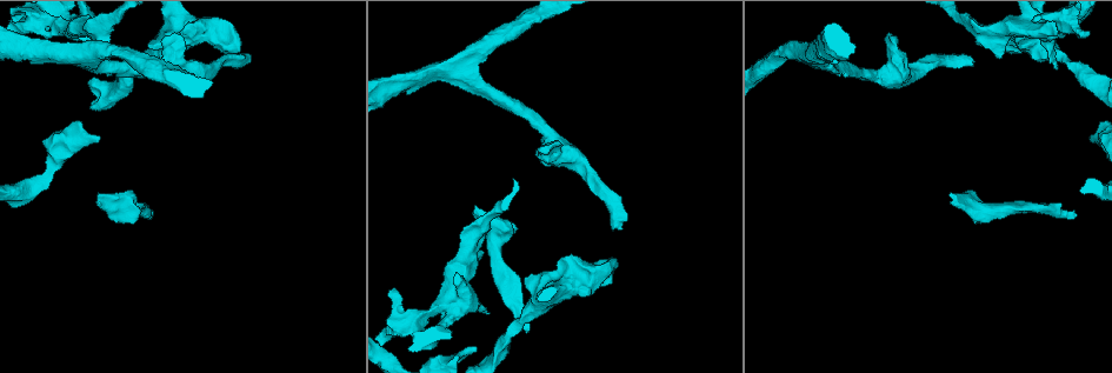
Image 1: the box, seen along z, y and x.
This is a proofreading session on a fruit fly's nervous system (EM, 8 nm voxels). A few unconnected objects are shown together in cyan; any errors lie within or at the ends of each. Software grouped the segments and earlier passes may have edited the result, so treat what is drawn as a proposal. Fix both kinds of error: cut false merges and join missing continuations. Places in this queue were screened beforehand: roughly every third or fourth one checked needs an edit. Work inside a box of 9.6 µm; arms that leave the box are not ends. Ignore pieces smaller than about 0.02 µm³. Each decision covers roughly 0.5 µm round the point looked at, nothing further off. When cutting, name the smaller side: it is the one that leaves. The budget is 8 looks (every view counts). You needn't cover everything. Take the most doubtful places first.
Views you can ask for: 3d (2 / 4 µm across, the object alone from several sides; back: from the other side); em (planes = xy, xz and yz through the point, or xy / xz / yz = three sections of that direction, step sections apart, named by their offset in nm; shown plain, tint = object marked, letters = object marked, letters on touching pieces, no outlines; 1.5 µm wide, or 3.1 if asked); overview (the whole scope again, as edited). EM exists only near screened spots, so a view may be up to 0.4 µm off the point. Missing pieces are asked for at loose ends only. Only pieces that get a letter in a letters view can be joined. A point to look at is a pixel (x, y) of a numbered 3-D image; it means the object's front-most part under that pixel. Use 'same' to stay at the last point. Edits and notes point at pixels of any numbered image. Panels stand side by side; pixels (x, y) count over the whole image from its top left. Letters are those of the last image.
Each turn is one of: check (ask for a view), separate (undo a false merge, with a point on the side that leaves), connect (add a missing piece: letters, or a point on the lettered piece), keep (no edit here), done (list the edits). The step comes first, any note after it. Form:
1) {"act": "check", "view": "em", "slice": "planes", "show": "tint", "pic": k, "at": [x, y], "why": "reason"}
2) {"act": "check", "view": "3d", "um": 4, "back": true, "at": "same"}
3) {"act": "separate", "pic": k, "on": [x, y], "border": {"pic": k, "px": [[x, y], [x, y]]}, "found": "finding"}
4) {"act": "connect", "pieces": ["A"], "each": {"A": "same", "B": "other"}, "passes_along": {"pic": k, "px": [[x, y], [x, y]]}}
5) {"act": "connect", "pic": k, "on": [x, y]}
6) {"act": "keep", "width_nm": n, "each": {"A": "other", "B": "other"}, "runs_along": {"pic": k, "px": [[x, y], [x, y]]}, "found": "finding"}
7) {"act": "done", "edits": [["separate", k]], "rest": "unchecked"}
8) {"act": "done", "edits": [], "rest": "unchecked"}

{"act": "check", "view": "em", "slice": "planes", "show": "tint", "pic": 1, "at": [475, 208], "why": "branch stops here"}

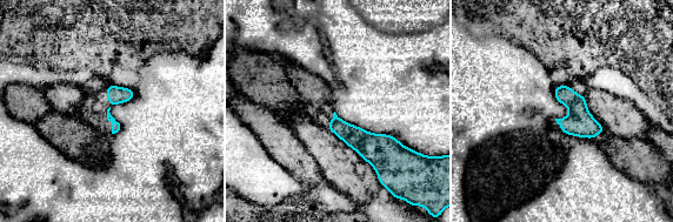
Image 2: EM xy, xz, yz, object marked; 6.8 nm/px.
{"act": "check", "view": "em", "slice": "planes", "show": "letters", "at": "same", "why": "see the neighbours"}

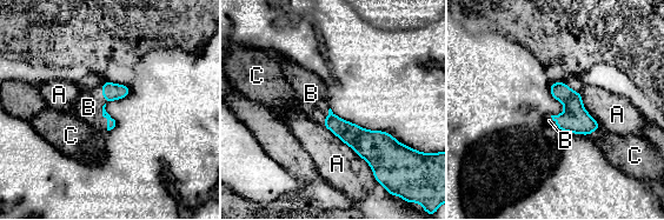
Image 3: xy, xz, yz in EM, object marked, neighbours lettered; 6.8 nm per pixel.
{"act": "connect", "pieces": ["B"], "width_nm": 120, "each": {"A": "other", "B": "same", "C": "other"}, "passes_along": {"pic": 3, "px": [[111, 122], [103, 107], [88, 107]]}, "found": "it goes on there"}

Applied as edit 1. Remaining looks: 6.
{"act": "check", "view": "overview", "why": "see it whole again"}

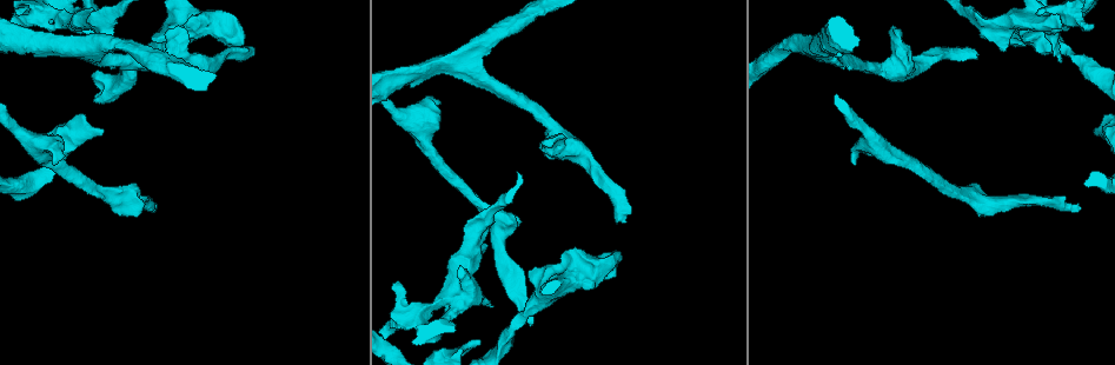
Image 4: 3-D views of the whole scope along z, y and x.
{"act": "check", "view": "3d", "um": 2, "pic": 4, "at": [112, 34], "why": "branch stops here"}

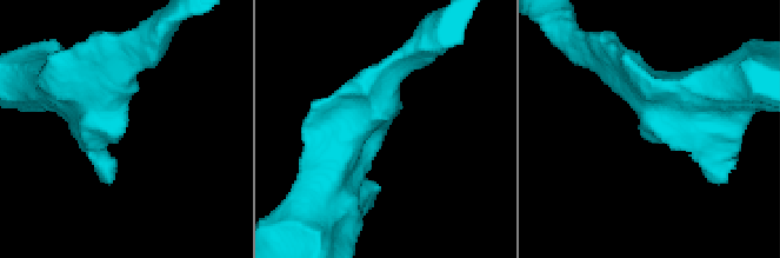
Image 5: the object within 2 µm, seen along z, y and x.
{"act": "check", "view": "em", "slice": "xy", "step": 4, "show": "letters", "pic": 5, "at": [645, 138], "why": "need the tissue"}

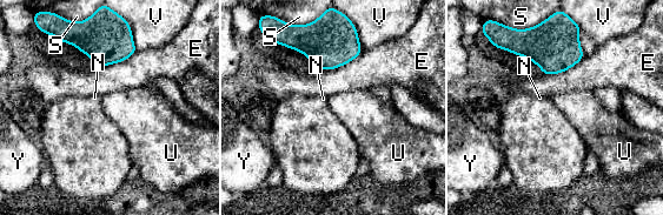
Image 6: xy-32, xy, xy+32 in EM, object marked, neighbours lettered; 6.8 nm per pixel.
{"act": "check", "view": "em", "slice": "planes", "show": "letters", "at": "same", "why": "another direction"}

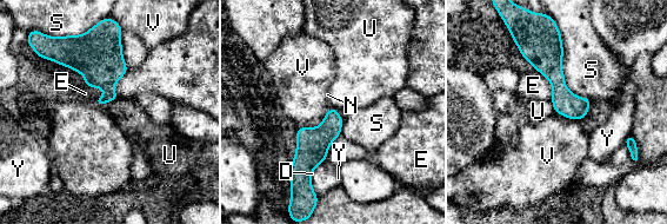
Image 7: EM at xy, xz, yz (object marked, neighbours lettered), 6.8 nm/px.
{"act": "keep", "each": {"D": "other", "E": "other", "N": "other", "S": "other", "U": "other", "V": "other", "Y": "other"}, "border": {"pic": 7, "px": [[332, 107], [317, 126], [298, 127]]}, "found": "no lettered piece goes on from it"}

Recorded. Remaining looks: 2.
{"act": "done", "edits": [["connect", 3]], "rest": "unchecked"}

